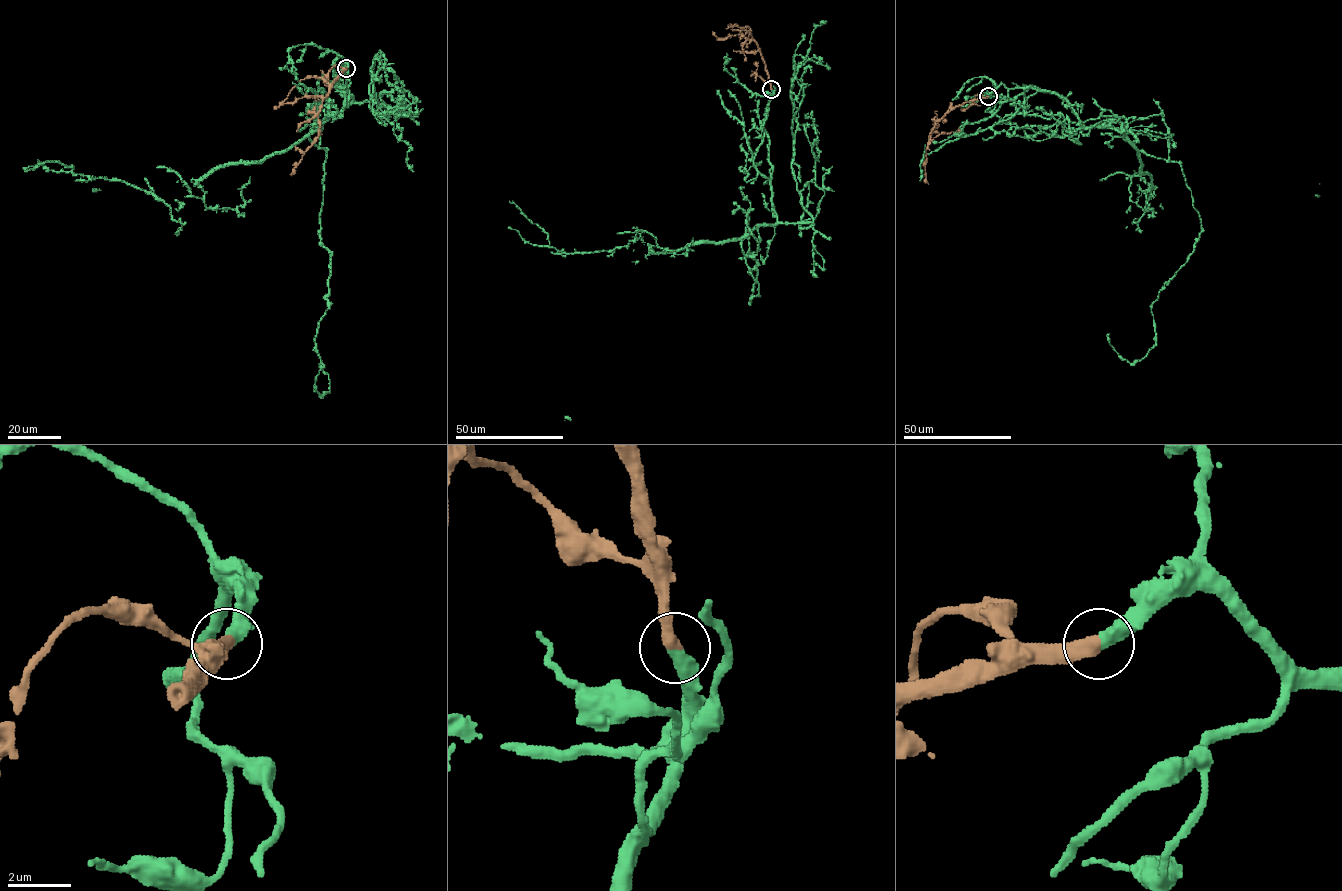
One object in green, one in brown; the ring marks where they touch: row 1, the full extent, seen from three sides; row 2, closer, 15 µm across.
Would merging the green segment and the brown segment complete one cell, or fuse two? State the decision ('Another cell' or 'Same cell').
Same cell

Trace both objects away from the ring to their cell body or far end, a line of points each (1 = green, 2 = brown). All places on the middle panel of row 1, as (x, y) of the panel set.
1: (771, 89), (762, 127), (775, 224), (664, 252), (637, 231), (628, 246), (565, 255), (570, 420)
2: (771, 89), (768, 72), (749, 27), (735, 26), (726, 29)

